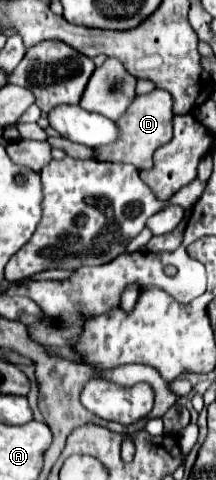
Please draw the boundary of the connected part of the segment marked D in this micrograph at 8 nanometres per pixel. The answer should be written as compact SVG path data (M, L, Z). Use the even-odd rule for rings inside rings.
M153 90L149 94L137 96L131 102L131 108L127 108L127 114L123 114L123 120L115 120L115 124L119 128L119 140L115 140L115 144L107 144L103 148L93 148L95 160L125 162L125 164L133 164L137 170L149 170L153 166L153 152L159 146L167 144L173 136L171 104L173 104L171 94L165 90Z

